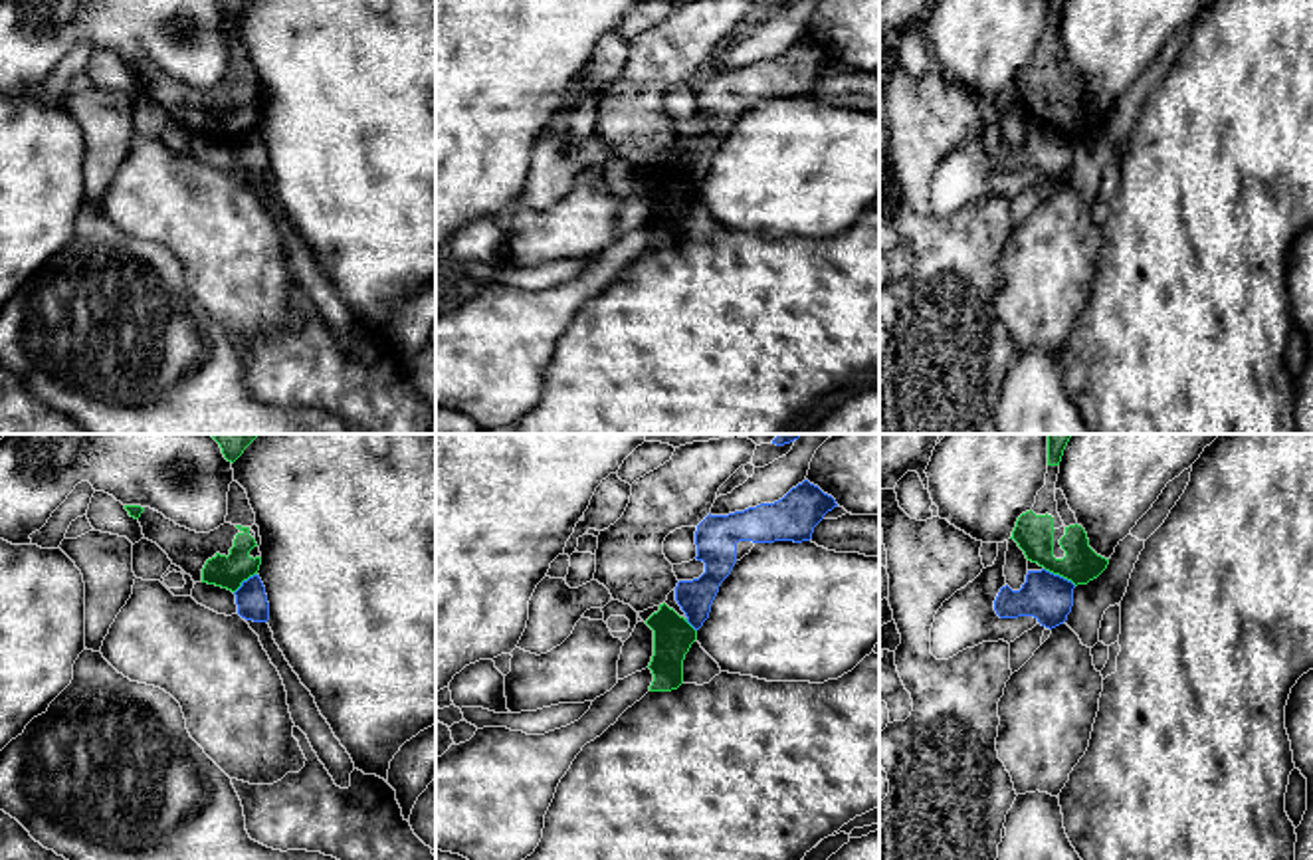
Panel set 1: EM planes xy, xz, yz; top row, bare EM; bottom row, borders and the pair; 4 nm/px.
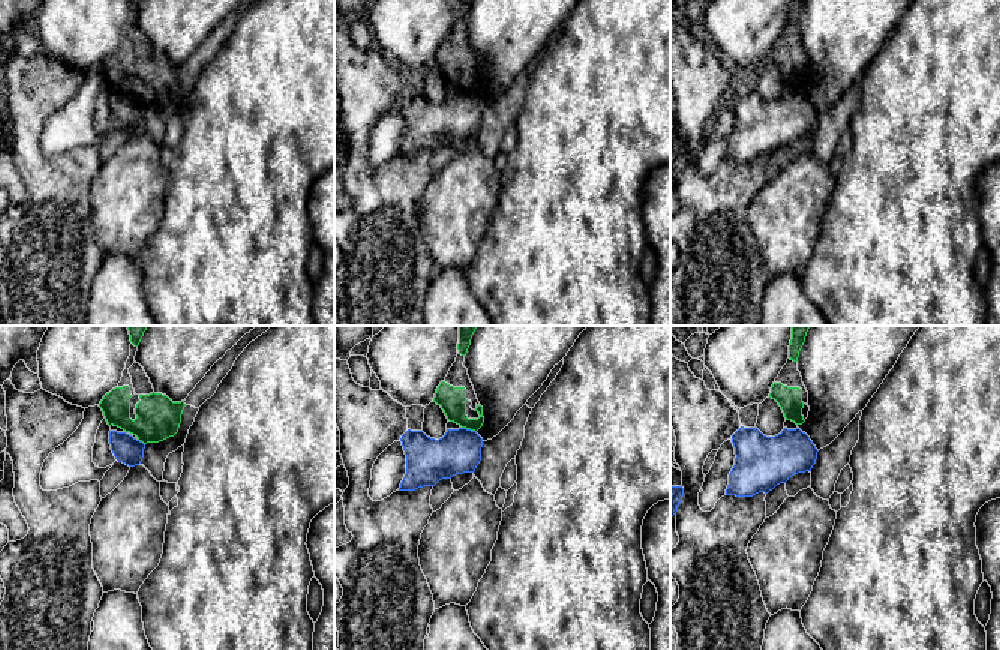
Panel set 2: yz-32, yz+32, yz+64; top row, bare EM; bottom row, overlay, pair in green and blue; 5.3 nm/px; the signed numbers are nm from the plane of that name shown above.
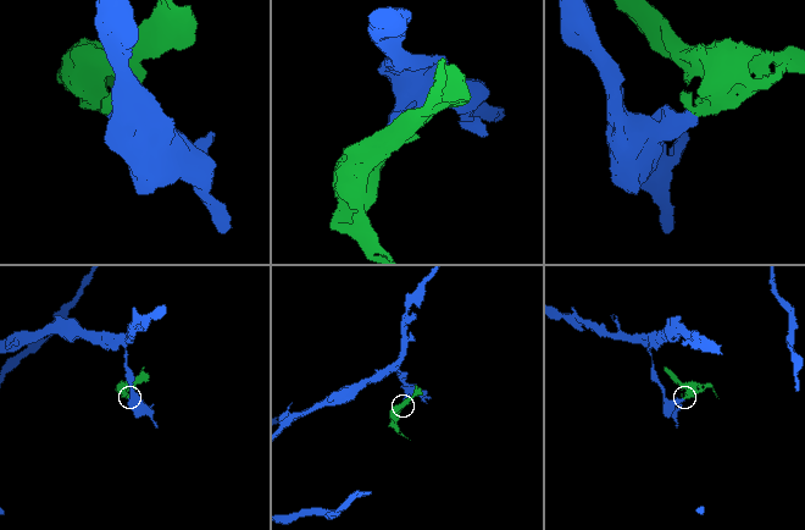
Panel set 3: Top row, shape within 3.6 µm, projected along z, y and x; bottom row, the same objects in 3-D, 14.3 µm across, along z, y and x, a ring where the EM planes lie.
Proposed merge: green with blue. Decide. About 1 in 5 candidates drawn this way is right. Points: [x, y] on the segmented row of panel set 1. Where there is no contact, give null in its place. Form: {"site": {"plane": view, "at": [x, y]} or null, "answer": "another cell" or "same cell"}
{"site": {"plane": "yz", "at": [1060, 575]}, "answer": "another cell"}

